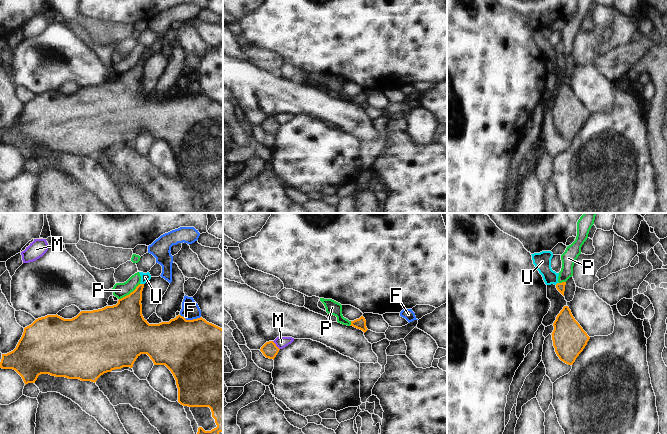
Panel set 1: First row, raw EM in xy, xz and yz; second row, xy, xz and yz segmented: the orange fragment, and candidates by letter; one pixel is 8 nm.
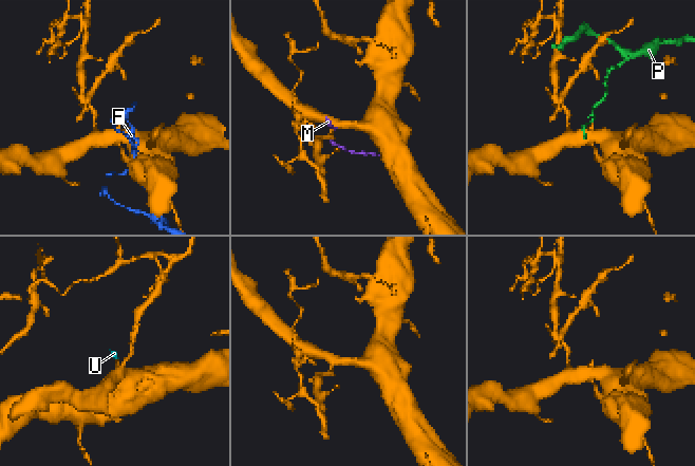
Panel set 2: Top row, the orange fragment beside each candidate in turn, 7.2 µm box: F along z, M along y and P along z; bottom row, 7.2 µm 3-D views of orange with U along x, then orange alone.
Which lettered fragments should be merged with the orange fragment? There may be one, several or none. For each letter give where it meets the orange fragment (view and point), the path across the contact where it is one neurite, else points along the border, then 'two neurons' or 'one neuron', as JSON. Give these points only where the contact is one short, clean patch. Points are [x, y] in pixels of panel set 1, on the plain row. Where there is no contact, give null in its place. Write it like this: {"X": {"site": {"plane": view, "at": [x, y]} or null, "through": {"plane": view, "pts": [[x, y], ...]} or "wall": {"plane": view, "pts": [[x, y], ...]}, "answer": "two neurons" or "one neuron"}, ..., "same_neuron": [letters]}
{"F": {"site": {"plane": "xy", "at": [190, 96]}, "answer": "two neurons"}, "M": {"site": {"plane": "xz", "at": [275, 121]}, "answer": "two neurons"}, "P": {"site": {"plane": "xy", "at": [130, 69]}, "wall": {"plane": "xy", "pts": [[139, 59], [132, 67], [119, 75]]}, "answer": "two neurons"}, "U": {"site": {"plane": "xy", "at": [142, 60]}, "through": {"plane": "xy", "pts": [[128, 87], [142, 60], [145, 53]]}, "answer": "one neuron"}, "same_neuron": ["U"]}

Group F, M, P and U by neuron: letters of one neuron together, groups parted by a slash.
F / M / P / U

